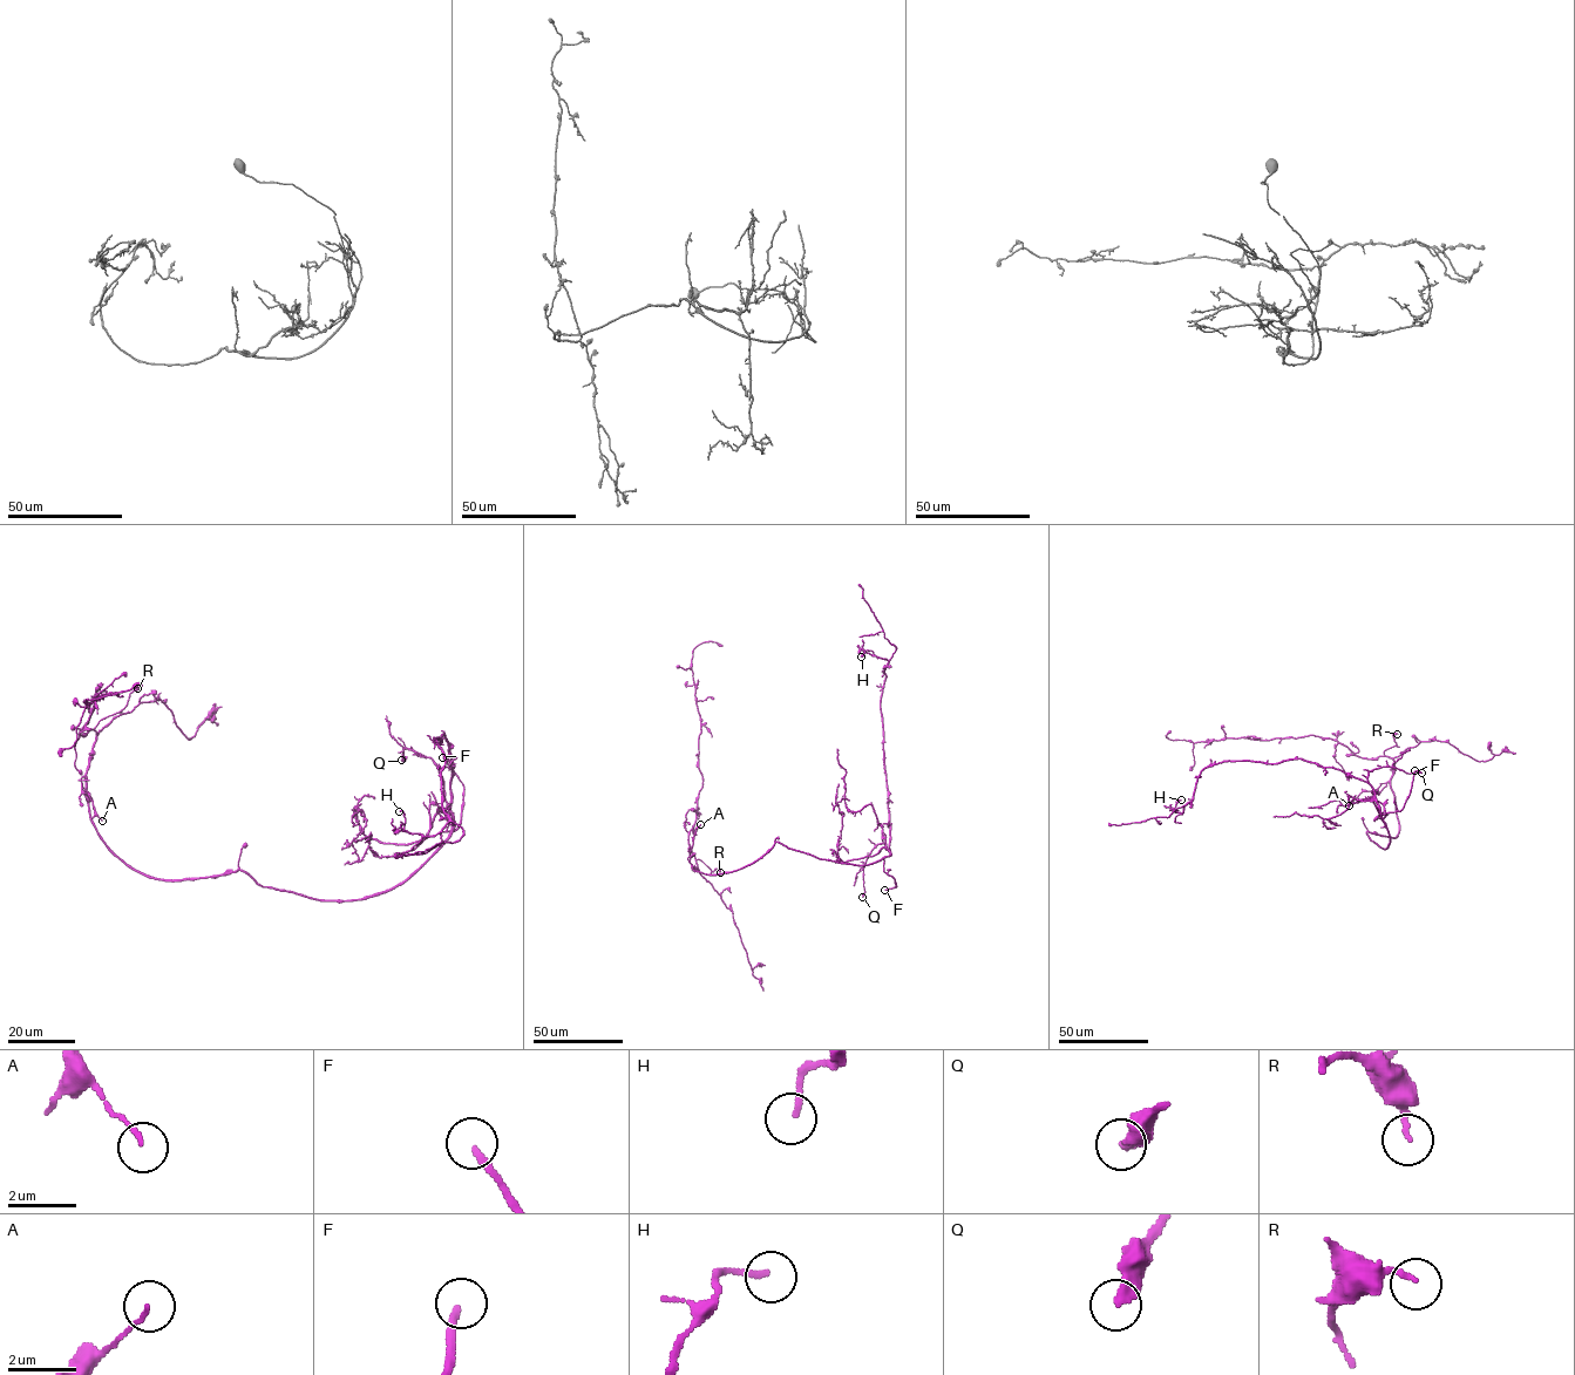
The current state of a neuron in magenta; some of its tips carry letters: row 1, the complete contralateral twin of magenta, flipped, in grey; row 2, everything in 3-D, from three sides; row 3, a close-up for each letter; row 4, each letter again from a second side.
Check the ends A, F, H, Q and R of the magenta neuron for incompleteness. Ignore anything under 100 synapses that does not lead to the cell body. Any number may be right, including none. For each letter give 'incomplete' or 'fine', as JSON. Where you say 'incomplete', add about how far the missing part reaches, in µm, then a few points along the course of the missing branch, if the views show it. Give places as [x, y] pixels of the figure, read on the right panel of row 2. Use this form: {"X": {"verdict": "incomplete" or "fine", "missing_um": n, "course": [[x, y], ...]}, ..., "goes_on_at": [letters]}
{"A": {"verdict": "fine"}, "F": {"verdict": "incomplete", "missing_um": 70, "course": [[1414, 770], [1421, 723], [1410, 707]]}, "H": {"verdict": "fine"}, "Q": {"verdict": "fine"}, "R": {"verdict": "fine"}, "goes_on_at": ["F"]}

